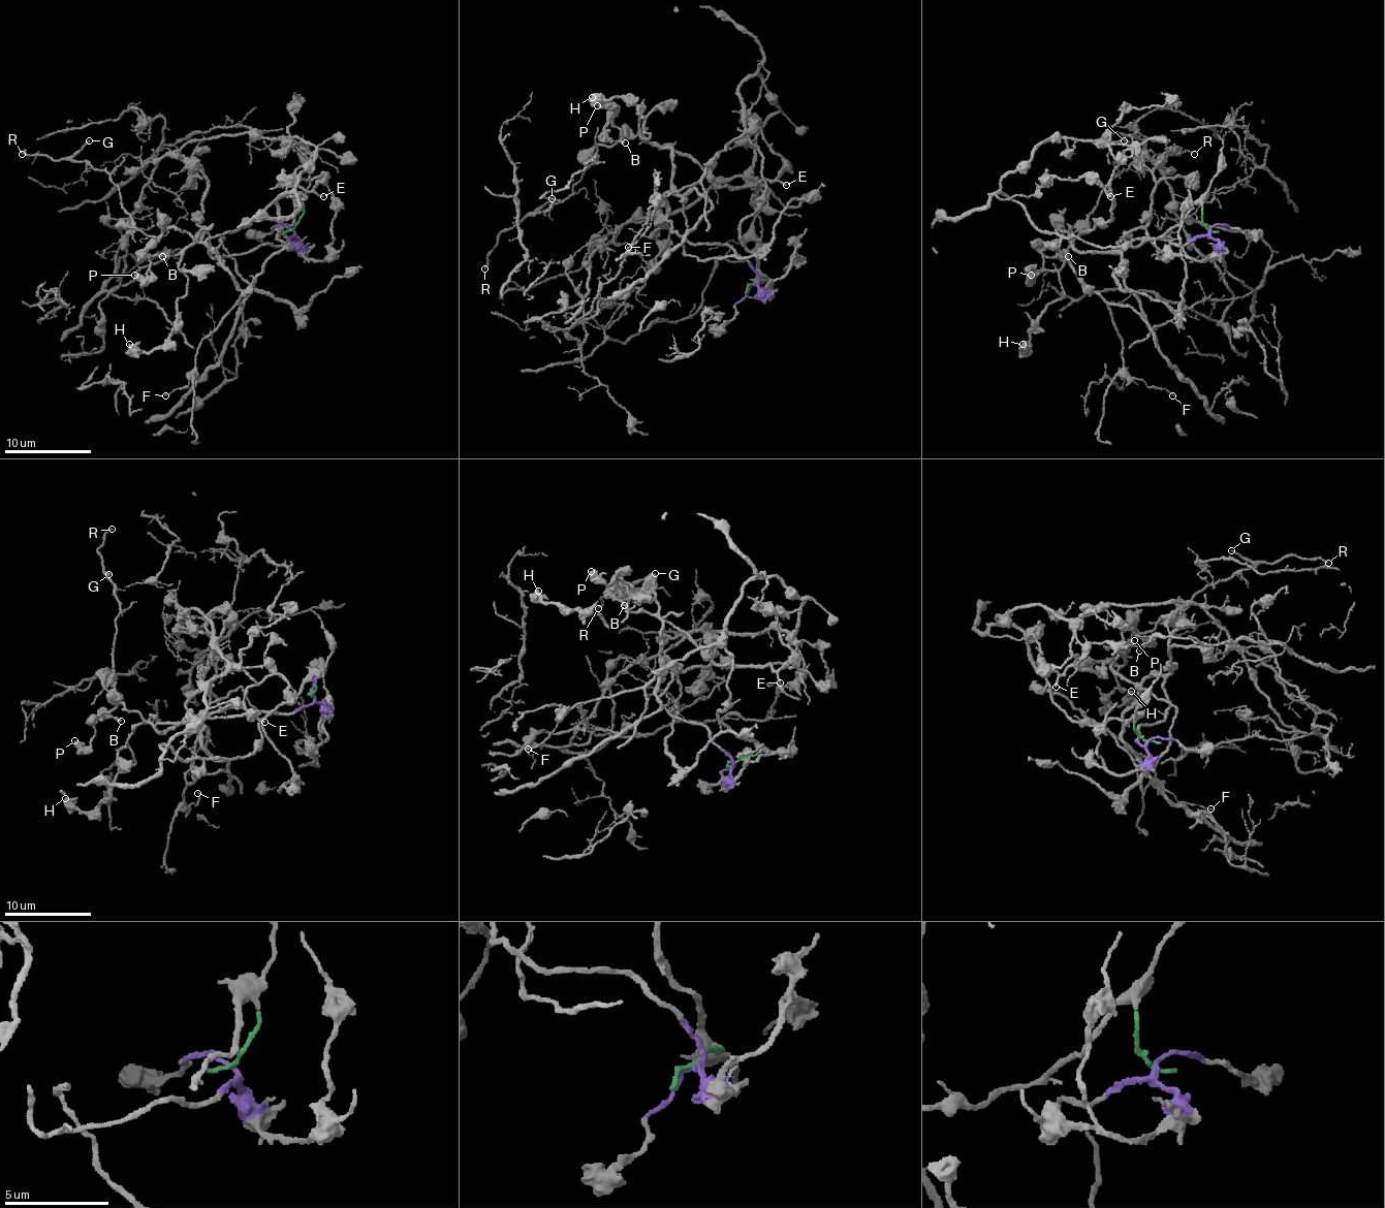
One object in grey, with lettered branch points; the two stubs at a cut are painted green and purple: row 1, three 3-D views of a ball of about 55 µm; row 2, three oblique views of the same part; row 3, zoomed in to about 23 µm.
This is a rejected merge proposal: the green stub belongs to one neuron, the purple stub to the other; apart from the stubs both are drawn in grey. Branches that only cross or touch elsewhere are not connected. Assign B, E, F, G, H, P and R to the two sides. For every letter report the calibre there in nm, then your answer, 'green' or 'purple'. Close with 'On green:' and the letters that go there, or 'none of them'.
B: 240 nm thick; purple
E: 180 nm thick; purple
F: 120 nm thick; green
G: 160 nm thick; purple
H: 400 nm thick; purple
P: 480 nm thick; purple
R: 170 nm thick; purple
On green: F

